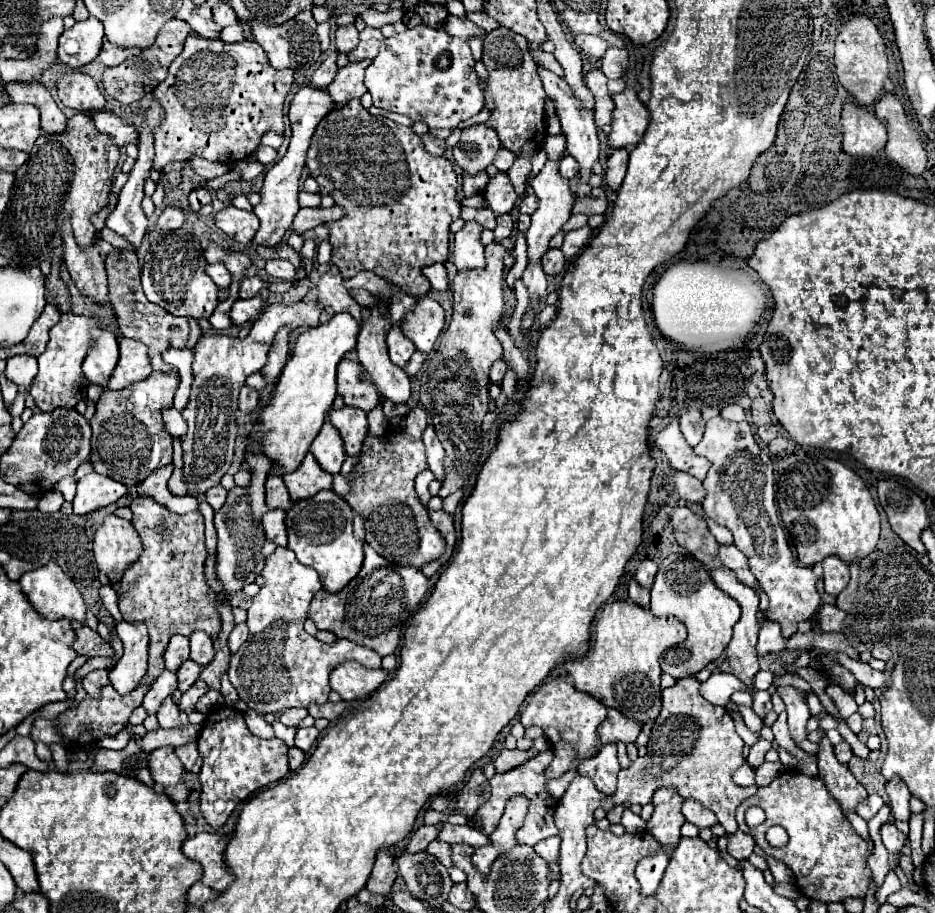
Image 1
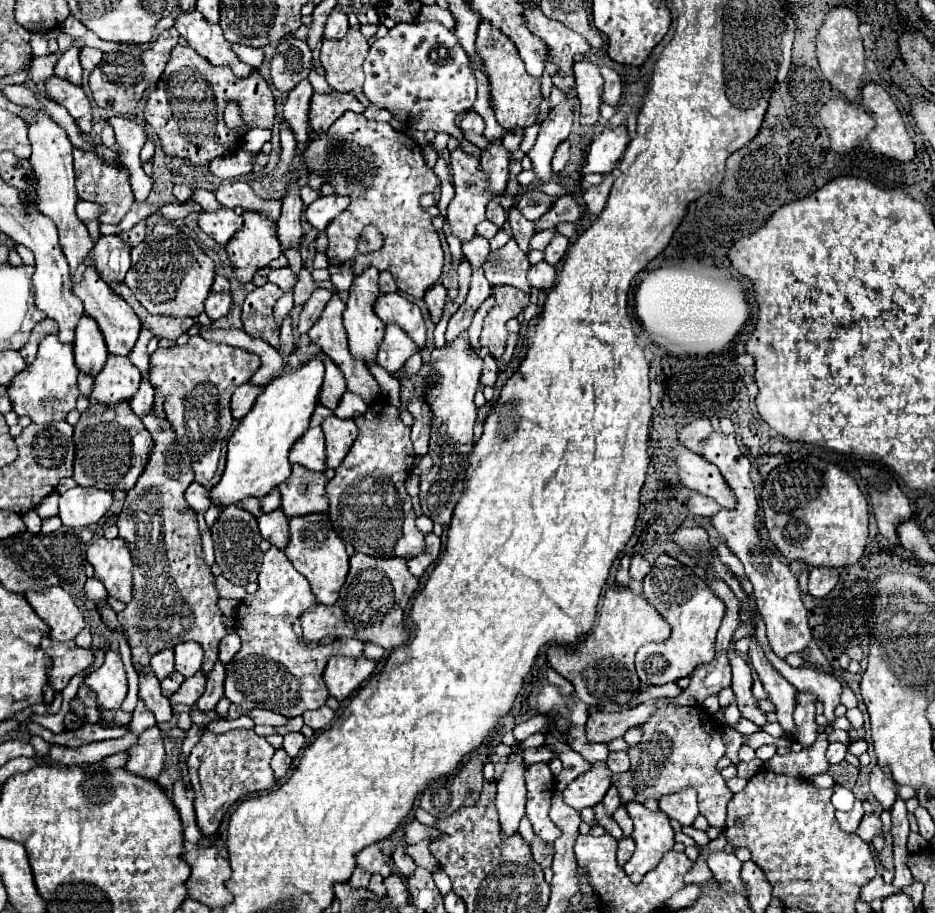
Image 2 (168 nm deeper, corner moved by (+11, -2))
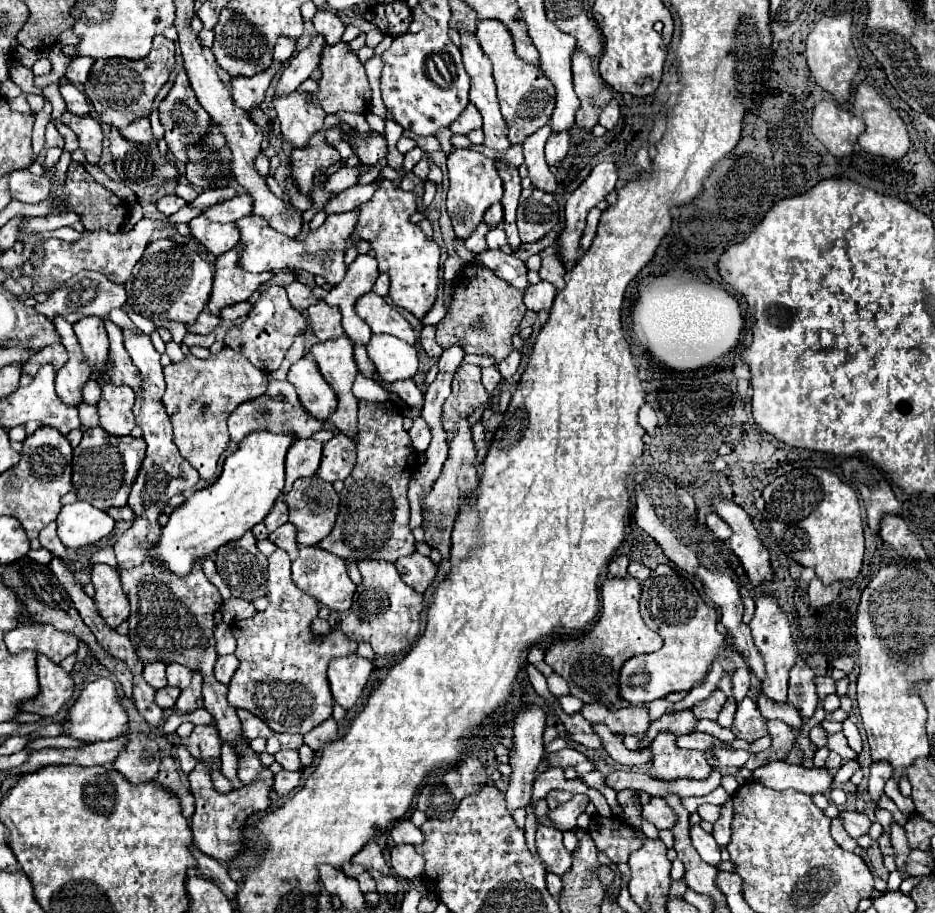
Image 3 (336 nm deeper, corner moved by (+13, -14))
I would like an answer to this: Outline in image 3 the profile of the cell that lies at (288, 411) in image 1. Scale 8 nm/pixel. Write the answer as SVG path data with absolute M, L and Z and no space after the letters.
M249 433L225 459L221 477L213 485L193 493L169 515L169 523L163 527L161 539L157 547L151 549L151 555L165 561L175 575L187 575L193 561L207 557L223 543L239 539L255 523L261 523L271 511L275 499L283 493L285 455L295 439L293 433Z

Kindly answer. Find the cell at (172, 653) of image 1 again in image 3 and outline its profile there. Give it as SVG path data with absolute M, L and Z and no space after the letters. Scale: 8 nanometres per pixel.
M147 663L143 669L143 677L145 681L155 687L161 689L167 685L167 677L165 677L165 663Z

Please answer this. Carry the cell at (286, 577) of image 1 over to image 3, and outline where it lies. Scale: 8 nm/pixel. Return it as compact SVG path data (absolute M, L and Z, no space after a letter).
M275 549L269 557L269 581L267 581L267 593L269 607L265 611L257 611L249 619L235 621L231 625L233 637L237 639L235 655L239 659L239 667L229 683L229 703L235 709L247 709L253 715L257 715L261 721L265 721L273 731L277 733L307 733L311 727L323 723L331 717L333 711L333 699L327 685L327 665L335 657L353 655L357 651L357 643L349 641L343 633L331 631L323 637L321 643L315 641L315 635L311 633L309 625L317 617L319 603L299 591L295 583L291 581L291 561L289 555L283 549Z

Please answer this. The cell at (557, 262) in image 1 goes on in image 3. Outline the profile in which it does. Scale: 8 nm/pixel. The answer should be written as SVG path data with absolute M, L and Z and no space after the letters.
M539 281L537 285L529 285L529 287L525 289L523 301L525 301L527 309L531 309L531 311L535 311L535 313L541 311L541 309L549 311L551 305L553 305L555 295L557 295L557 289L555 289L551 283Z

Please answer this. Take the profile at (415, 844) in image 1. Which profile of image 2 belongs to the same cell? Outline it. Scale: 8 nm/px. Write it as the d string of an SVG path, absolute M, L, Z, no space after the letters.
M405 843L403 845L399 845L397 849L395 849L395 853L393 853L393 863L397 865L397 869L399 869L399 873L403 875L403 877L409 877L409 875L413 875L413 871L417 869L417 865L413 863L413 859L411 857L407 857L405 855Z

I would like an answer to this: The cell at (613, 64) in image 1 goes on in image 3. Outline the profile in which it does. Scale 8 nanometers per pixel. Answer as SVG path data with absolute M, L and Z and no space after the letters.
M611 99L611 101L607 103L607 107L601 111L599 123L601 123L603 127L607 127L607 129L613 129L615 123L617 123L617 119L619 119L619 103L617 103L617 99Z

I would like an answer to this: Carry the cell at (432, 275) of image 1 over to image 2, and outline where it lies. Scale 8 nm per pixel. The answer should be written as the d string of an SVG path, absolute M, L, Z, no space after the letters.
M435 283L427 293L425 293L425 303L431 313L431 321L437 325L443 317L443 307L447 301L447 289L441 283Z

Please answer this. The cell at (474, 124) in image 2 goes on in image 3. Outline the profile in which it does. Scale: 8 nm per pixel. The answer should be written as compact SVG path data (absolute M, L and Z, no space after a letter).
M471 103L467 105L467 111L463 111L463 115L459 119L455 119L455 123L451 123L451 131L453 133L461 133L461 135L467 135L475 129L481 129L483 127L483 119L479 115L479 111L475 107L471 107Z

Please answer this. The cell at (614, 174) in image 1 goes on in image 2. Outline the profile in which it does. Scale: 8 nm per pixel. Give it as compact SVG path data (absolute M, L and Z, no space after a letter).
M605 175L605 181L599 185L599 187L589 187L585 193L583 193L583 203L585 203L585 209L589 215L599 215L607 203L607 197L609 197L609 189L613 185L613 175Z

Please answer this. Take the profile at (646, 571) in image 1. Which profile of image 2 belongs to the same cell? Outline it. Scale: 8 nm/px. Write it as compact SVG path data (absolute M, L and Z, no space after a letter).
M633 555L633 559L631 559L631 577L635 581L643 581L645 575L649 573L649 569L651 569L649 561L645 561L641 555Z

